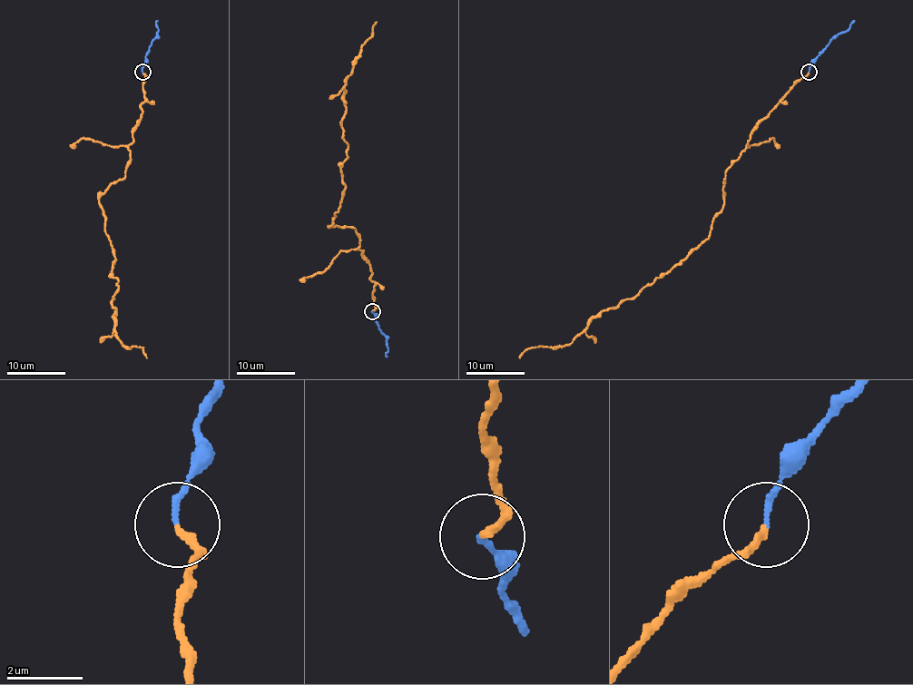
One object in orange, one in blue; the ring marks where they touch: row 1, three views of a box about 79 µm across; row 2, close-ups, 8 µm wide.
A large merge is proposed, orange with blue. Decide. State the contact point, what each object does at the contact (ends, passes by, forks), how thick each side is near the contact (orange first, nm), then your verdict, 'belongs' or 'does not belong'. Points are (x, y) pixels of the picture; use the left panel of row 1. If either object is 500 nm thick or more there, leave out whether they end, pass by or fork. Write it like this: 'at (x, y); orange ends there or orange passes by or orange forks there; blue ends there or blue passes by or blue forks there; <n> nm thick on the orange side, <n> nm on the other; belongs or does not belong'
at (142, 72); orange ends there; blue ends there; 190 nm thick on the orange side, 140 nm on the other; belongs

